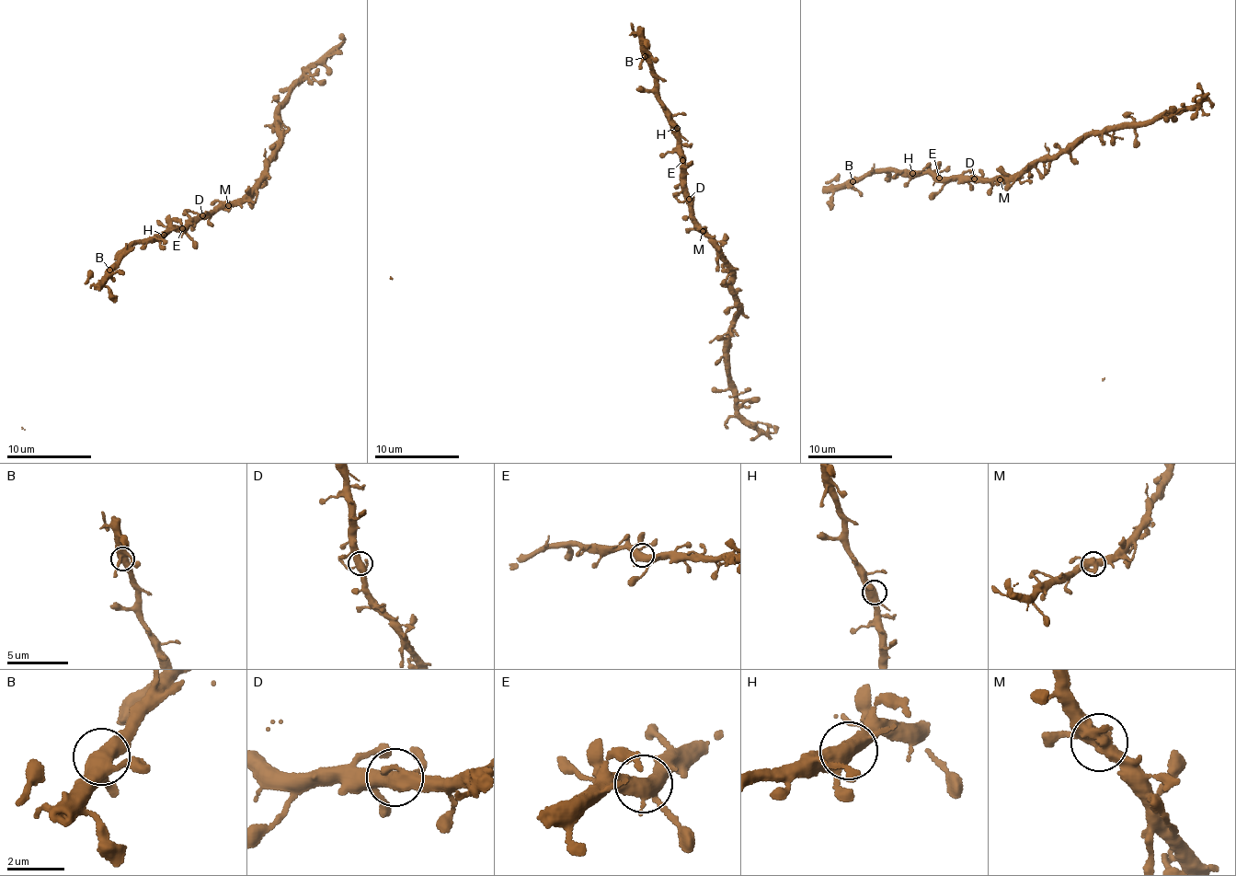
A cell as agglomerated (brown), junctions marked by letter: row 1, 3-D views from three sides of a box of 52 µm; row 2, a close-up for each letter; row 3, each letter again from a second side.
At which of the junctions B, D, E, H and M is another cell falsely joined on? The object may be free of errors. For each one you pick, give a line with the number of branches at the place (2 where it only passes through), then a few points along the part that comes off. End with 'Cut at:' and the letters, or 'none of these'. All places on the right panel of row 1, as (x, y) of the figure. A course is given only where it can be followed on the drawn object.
Cut at: none of these

